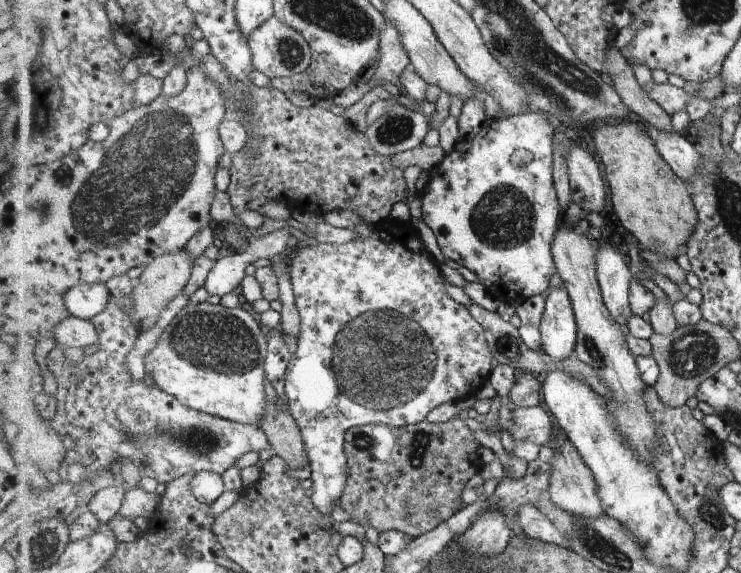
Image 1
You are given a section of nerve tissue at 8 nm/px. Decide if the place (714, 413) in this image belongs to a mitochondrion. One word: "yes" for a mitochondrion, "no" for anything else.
no

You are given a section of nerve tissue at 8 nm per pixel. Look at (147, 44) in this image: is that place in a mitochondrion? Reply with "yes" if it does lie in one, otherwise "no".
no

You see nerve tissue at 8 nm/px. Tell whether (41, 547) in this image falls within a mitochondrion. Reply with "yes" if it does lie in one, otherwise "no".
yes

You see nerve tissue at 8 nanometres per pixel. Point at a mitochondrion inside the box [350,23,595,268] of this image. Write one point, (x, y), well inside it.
(503, 219)

